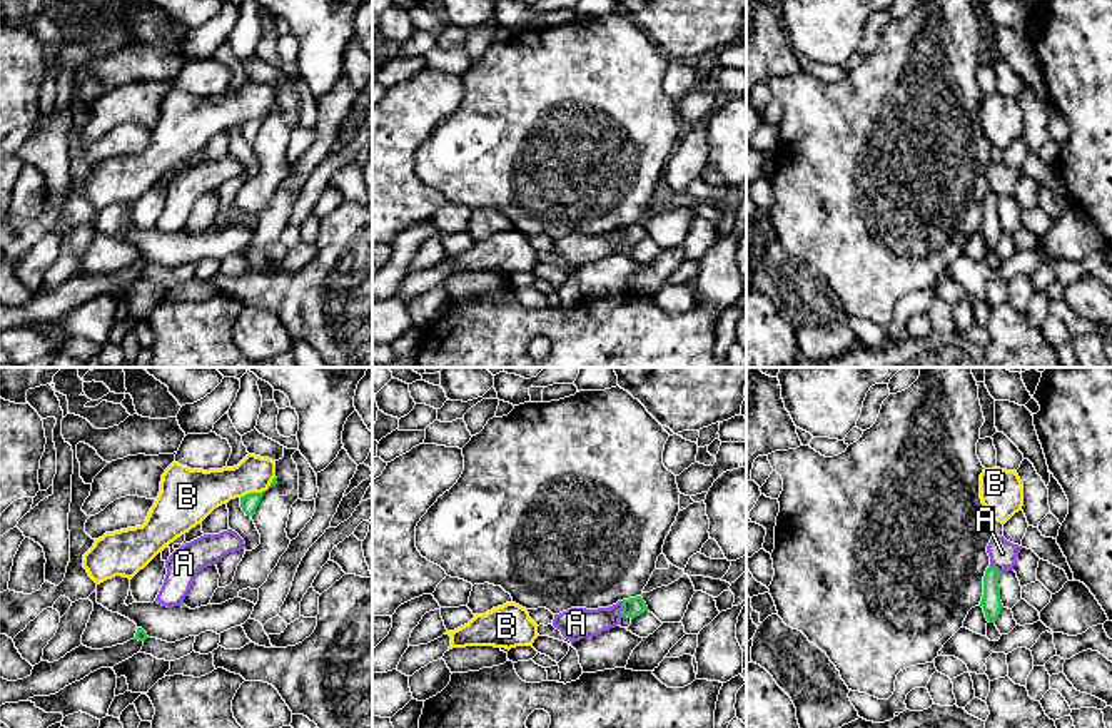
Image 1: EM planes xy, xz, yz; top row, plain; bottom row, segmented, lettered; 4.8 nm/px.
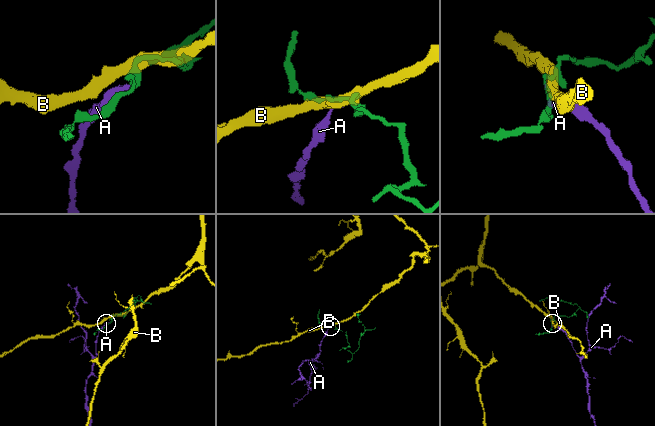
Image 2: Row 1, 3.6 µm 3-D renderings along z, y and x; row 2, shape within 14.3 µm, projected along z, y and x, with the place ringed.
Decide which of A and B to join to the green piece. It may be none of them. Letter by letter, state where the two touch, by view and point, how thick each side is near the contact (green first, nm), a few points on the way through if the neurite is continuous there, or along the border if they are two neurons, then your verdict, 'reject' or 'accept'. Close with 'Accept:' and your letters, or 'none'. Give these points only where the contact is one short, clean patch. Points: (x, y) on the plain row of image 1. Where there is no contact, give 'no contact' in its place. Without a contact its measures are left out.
A: meets green in xz at (621, 236); 90 nm thick on the green side, 160 nm on the other; reject
B: meets green in xy at (252, 119); 90 nm thick on the green side, 220 nm on the other; border along xy (264, 116), (246, 119), (241, 124); reject
Accept: none

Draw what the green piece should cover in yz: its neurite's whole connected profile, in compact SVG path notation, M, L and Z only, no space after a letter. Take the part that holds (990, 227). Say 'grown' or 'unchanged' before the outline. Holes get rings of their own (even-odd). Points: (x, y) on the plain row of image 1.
unchanged | M988 192L983 202L983 222L980 227L988 249L995 249L1003 234L1000 227L998 204L1000 199L993 192Z

